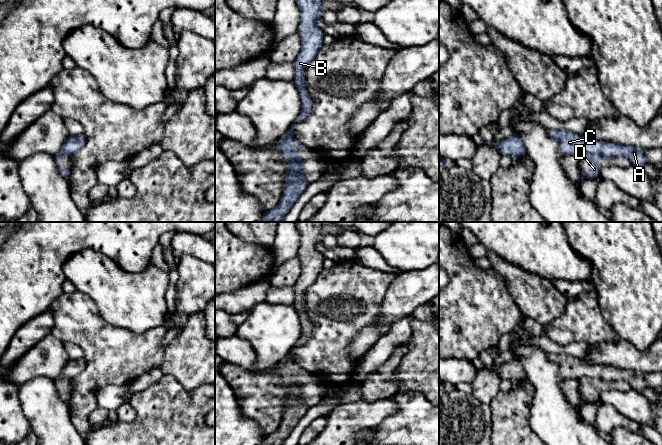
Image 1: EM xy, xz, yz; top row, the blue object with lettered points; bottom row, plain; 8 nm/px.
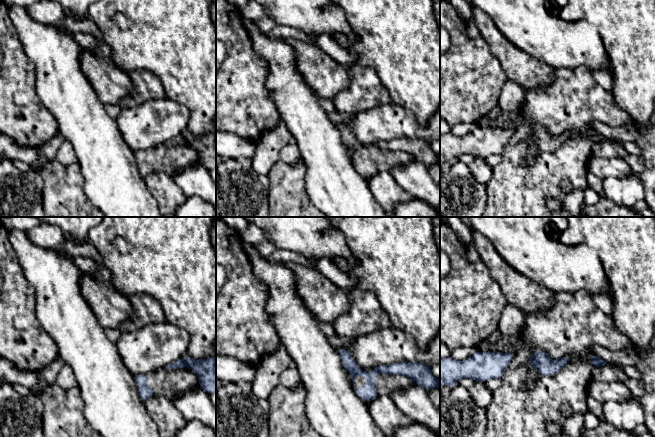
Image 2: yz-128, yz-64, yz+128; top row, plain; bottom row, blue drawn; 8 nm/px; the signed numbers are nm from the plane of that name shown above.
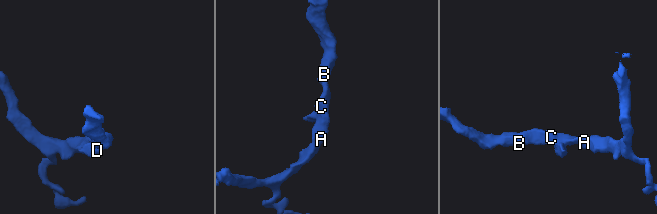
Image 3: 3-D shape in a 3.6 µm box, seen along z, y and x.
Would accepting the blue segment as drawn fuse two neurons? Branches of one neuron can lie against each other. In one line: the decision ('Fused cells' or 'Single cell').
Fused cells

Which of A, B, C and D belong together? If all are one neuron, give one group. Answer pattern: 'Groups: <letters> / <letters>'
Groups: A B C / D

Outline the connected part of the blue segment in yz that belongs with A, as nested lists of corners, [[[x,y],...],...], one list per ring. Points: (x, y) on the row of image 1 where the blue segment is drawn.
[[[548,130],[548,134],[558,141],[559,152],[562,156],[580,155],[587,152],[602,160],[624,156],[630,160],[632,165],[639,168],[648,163],[644,155],[644,148],[641,147],[590,140],[568,130]]]

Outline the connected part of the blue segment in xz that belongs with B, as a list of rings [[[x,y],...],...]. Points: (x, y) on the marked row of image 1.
[[[296,0],[296,2],[301,11],[301,19],[298,26],[301,49],[293,62],[294,78],[292,82],[300,93],[302,110],[286,134],[293,138],[293,125],[306,119],[311,112],[312,100],[305,88],[304,69],[323,46],[324,35],[324,32],[316,26],[316,19],[322,17],[323,0]]]

